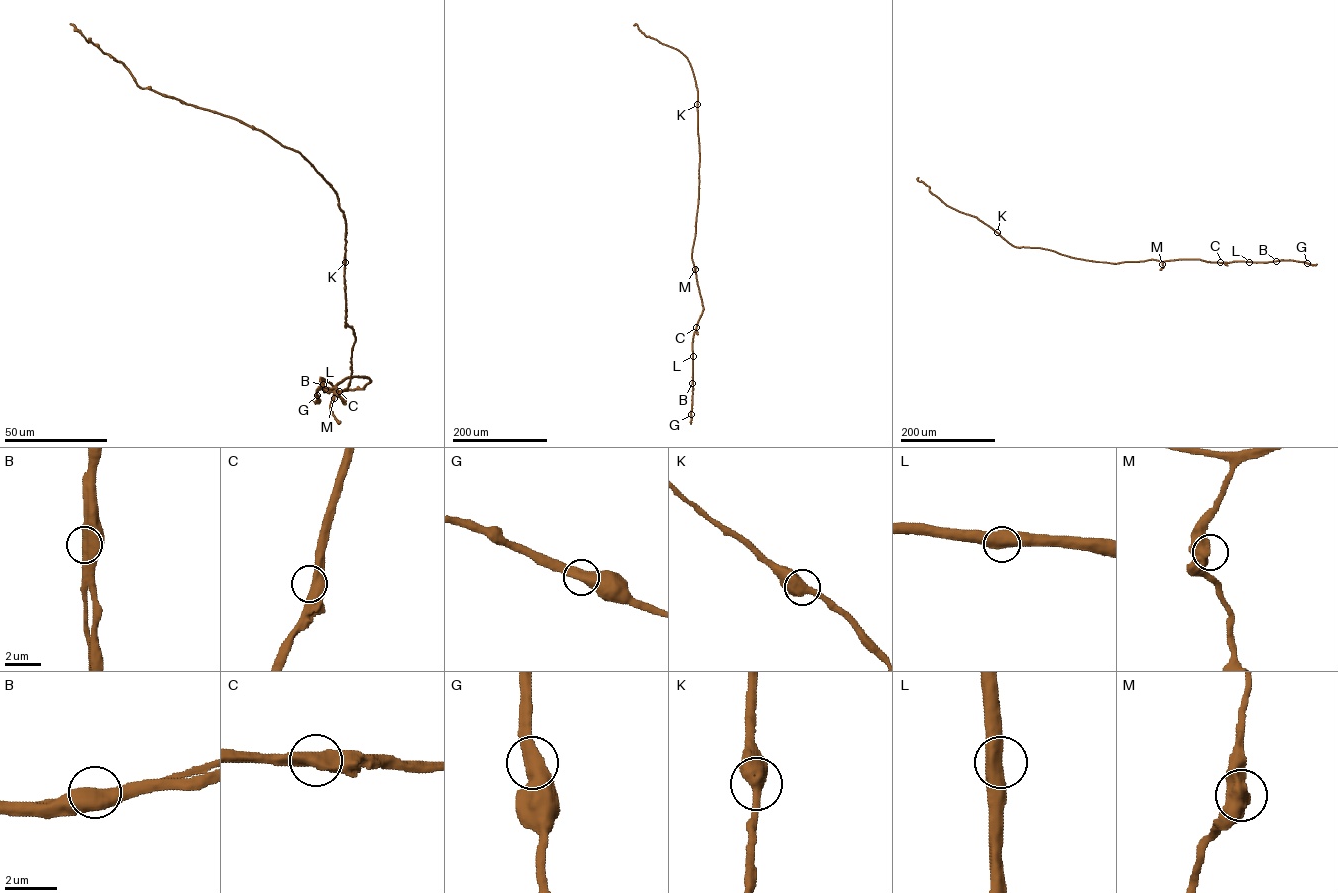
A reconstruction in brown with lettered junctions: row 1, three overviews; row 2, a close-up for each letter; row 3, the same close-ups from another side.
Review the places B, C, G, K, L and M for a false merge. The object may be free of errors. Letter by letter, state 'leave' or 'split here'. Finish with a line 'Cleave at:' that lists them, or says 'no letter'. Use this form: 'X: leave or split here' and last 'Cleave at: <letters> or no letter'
B: split here
C: leave
G: leave
K: leave
L: leave
M: leave
Cleave at: B

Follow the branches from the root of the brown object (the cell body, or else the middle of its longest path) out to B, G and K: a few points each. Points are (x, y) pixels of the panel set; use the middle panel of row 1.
B: (698, 197), (691, 258), (703, 309), (693, 339), (692, 383)
G: (698, 197), (691, 258), (703, 309), (693, 339), (691, 414)
K: (698, 197), (697, 104)

